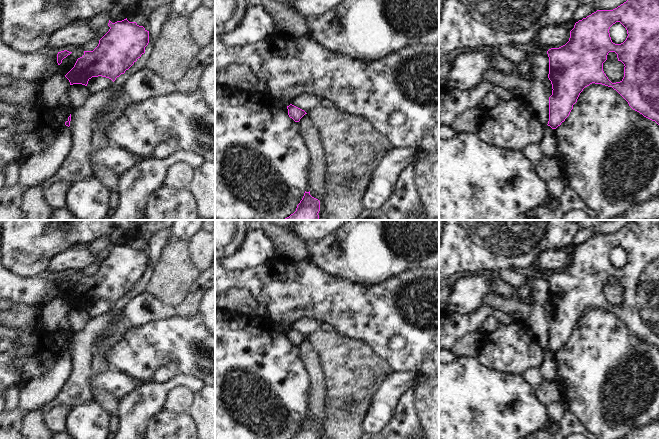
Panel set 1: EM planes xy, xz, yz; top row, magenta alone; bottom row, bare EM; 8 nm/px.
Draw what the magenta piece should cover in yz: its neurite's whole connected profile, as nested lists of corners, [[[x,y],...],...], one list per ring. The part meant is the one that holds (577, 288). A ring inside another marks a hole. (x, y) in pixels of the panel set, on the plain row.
[[[633,220],[613,234],[597,234],[591,239],[575,247],[570,255],[569,265],[559,271],[547,275],[549,281],[548,302],[552,308],[552,319],[549,321],[548,350],[556,353],[569,340],[573,329],[583,313],[592,307],[612,311],[629,328],[629,330],[644,341],[659,349],[659,220]],[[620,246],[627,254],[627,262],[621,268],[612,266],[609,253]],[[609,276],[617,278],[618,285],[624,288],[624,301],[620,306],[612,307],[603,295],[603,287]]]

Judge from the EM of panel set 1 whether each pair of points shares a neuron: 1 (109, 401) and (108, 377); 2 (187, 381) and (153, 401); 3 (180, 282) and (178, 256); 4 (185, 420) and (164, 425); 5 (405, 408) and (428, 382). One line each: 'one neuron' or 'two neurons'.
1: two neurons
2: one neuron
3: one neuron
4: one neuron
5: two neurons

